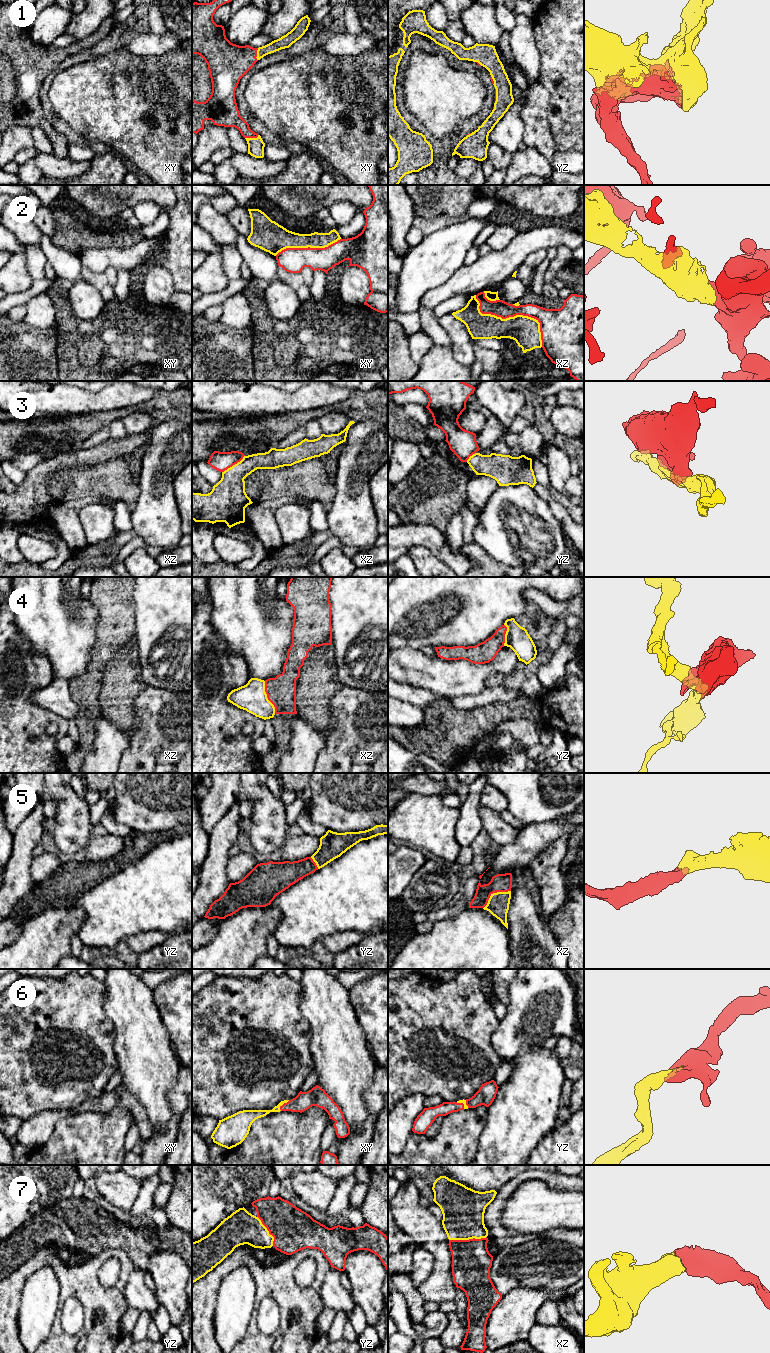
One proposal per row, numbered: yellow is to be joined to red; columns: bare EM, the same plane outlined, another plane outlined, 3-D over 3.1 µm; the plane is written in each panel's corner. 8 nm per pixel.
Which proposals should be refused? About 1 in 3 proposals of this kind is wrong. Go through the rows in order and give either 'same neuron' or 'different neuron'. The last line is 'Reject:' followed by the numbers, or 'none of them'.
1: same neuron
2: different neuron
3: different neuron
4: different neuron
5: same neuron
6: same neuron
7: same neuron
Reject: 2, 3, 4

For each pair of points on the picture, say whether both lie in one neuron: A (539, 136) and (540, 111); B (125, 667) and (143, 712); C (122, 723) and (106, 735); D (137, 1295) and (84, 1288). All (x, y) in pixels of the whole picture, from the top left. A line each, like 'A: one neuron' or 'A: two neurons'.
A: one neuron
B: two neurons
C: two neurons
D: two neurons

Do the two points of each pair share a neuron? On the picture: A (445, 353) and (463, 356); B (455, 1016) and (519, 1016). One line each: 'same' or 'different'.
A: different
B: different

